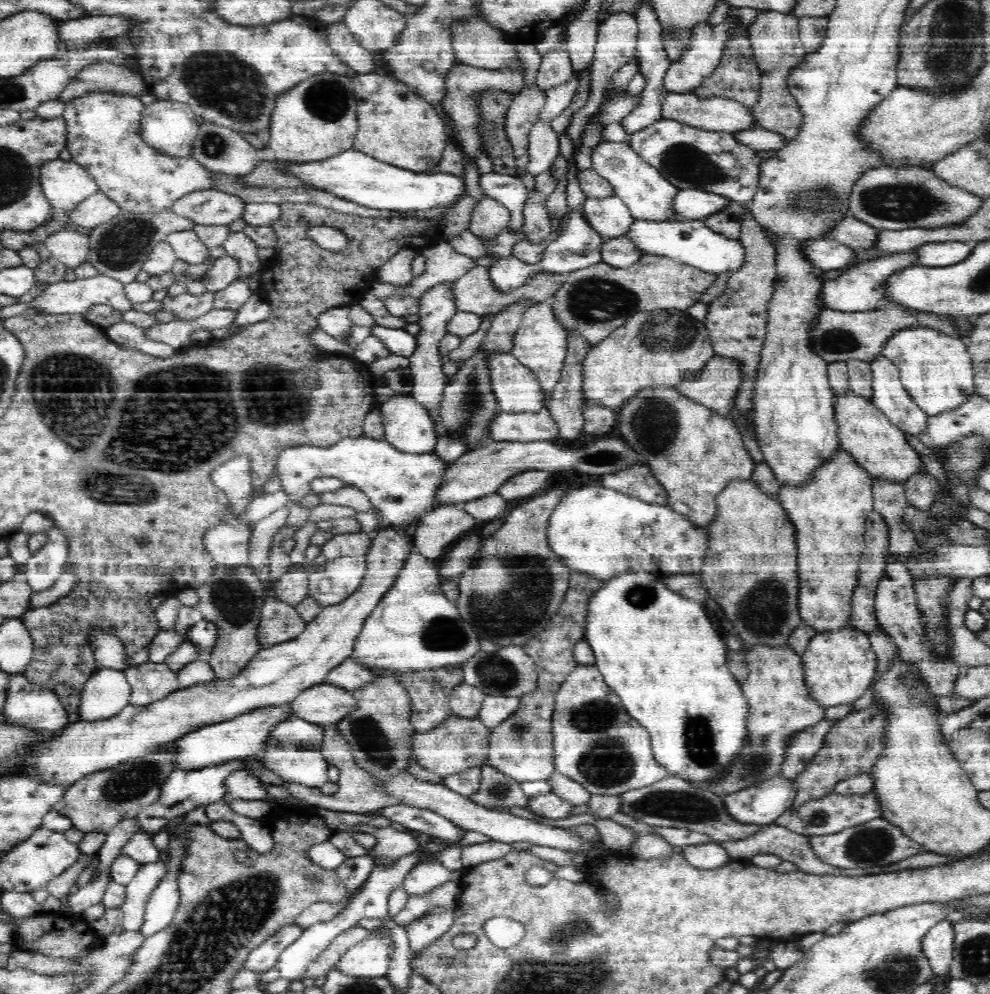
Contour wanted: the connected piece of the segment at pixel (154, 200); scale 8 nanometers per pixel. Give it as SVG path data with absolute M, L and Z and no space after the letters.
M87 92L66 103L62 118L66 121L67 149L76 164L83 166L96 181L100 192L116 201L122 212L152 212L170 209L172 204L194 190L214 189L212 173L191 156L176 158L148 146L142 137L141 118L145 105L138 95L110 92Z

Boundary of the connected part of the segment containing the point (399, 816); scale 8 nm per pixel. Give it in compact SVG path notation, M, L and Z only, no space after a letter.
M400 803L365 814L367 816L378 814L378 816L390 819L392 822L400 822L404 827L411 830L450 842L462 840L464 834L466 834L465 828L456 826L456 824L444 818L444 816L436 814L436 812L406 807Z

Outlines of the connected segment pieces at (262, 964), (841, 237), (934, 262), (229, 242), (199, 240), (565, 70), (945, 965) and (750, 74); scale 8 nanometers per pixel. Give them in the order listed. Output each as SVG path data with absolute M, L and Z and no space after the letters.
M300 925L284 926L283 929L266 938L264 942L252 949L252 952L249 952L246 962L244 962L244 968L258 973L276 967L278 956L282 954L282 950L288 948L292 942L296 942L302 931L303 928Z
M852 216L836 221L834 228L827 234L828 239L853 248L856 253L868 252L875 248L879 238L879 229Z
M964 241L929 242L913 249L913 252L917 266L938 268L964 262L972 252L972 246Z
M244 231L230 233L223 242L223 247L228 256L238 261L242 278L248 278L250 274L259 273L262 269L263 263L258 257L258 246Z
M178 230L168 234L165 240L173 249L176 259L190 264L202 264L209 260L210 247L201 233L194 230Z
M564 30L564 43L550 50L545 57L542 57L542 64L536 76L536 86L540 91L546 91L553 86L564 84L570 80L573 74L573 67L567 54L566 40L567 33Z
M947 920L935 924L923 936L923 953L936 976L948 976L953 959L953 924Z
M739 32L736 37L733 37L726 43L723 58L720 60L718 67L712 71L708 78L704 79L704 82L698 88L694 88L692 93L696 94L697 97L705 99L722 97L750 107L755 105L759 101L760 96L761 72L756 67L752 52L747 32Z

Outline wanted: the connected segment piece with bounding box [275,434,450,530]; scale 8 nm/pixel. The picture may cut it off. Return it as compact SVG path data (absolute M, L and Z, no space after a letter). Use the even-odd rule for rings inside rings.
M362 434L358 437L342 438L340 442L332 446L300 445L284 449L277 458L275 472L280 475L282 491L290 495L290 502L297 503L301 498L311 493L311 480L318 477L336 477L343 480L346 485L354 485L370 499L370 502L383 516L383 523L391 526L394 530L403 527L406 530L413 523L418 523L421 516L432 507L433 499L436 498L436 490L440 486L440 478L444 476L446 461L436 454L436 451L423 453L408 453L398 451L386 439L373 439Z

